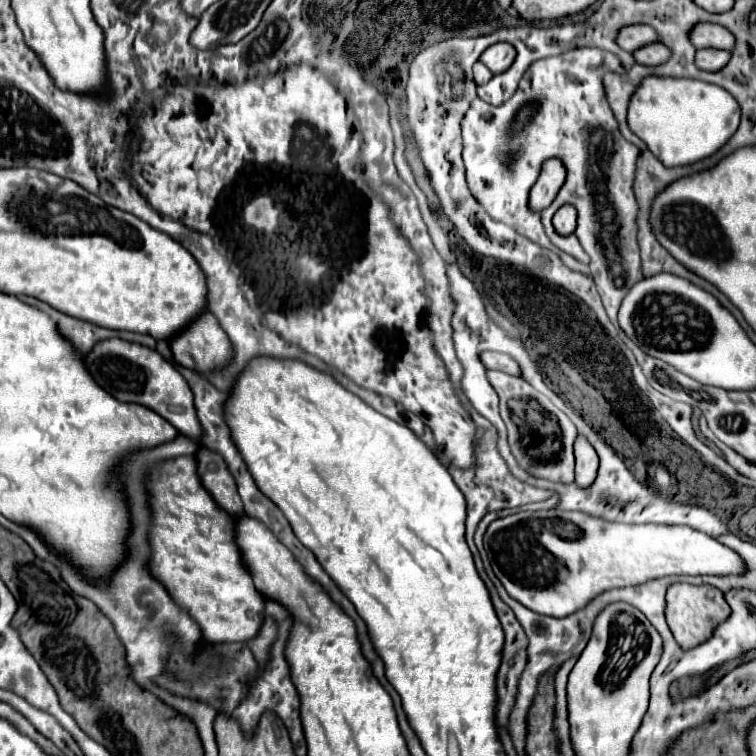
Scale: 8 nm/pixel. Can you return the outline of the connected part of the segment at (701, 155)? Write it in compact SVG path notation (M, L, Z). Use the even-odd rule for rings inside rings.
M648 76L634 92L628 106L630 130L642 138L650 152L668 168L700 162L726 144L740 124L738 102L720 86L690 78Z

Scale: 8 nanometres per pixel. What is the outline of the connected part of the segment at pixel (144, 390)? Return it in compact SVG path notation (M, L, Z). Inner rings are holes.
M110 338L96 344L94 350L86 354L86 364L96 382L116 400L148 406L164 416L180 434L192 438L196 444L202 440L202 426L194 412L194 394L190 392L190 386L186 386L184 376L156 350L120 338Z

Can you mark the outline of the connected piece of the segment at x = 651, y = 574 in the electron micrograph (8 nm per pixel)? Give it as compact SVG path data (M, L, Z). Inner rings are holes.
M540 510L540 512L518 512L514 516L498 518L488 526L484 534L484 546L488 550L492 568L506 592L530 608L532 612L562 618L570 616L594 596L612 590L644 584L646 580L664 578L664 576L742 576L748 572L746 562L738 552L724 546L716 538L698 532L686 526L666 526L666 524L618 524L608 522L582 512L564 512L564 510Z

